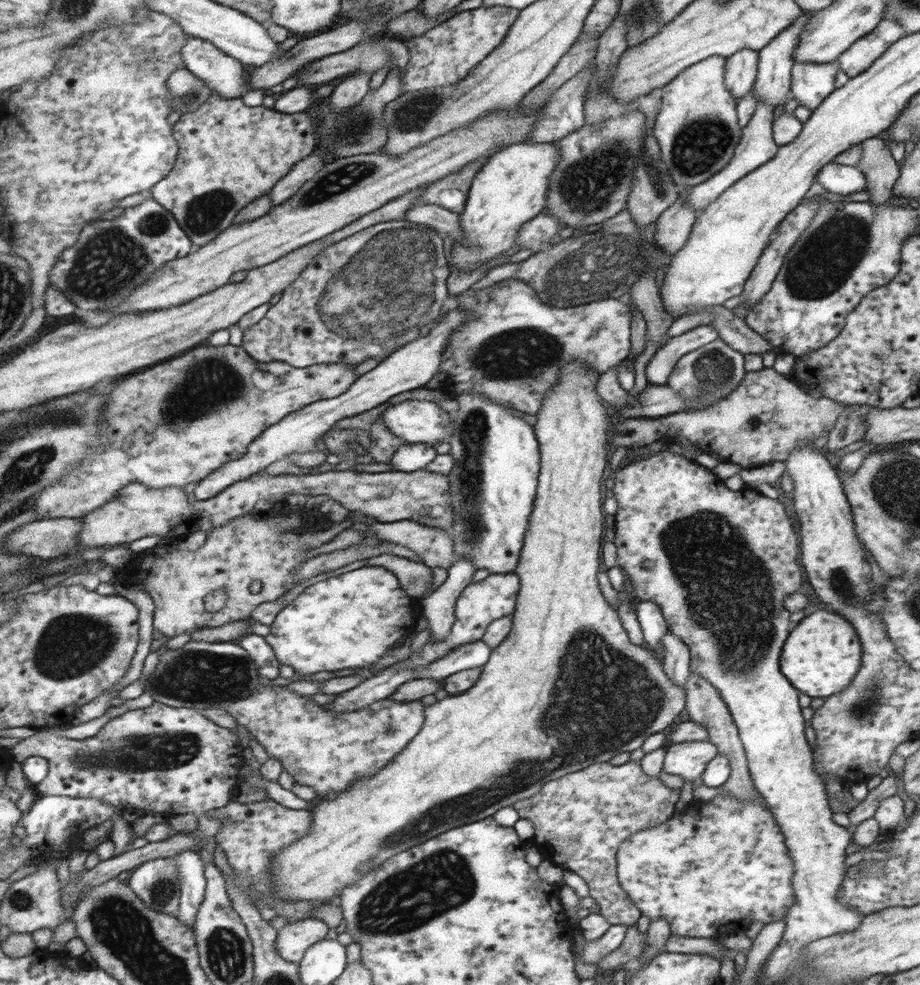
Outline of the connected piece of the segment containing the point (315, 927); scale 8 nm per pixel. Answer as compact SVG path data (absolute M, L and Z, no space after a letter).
M309 918L290 923L280 930L278 949L284 958L293 963L304 960L312 946L326 940L330 926L324 920Z

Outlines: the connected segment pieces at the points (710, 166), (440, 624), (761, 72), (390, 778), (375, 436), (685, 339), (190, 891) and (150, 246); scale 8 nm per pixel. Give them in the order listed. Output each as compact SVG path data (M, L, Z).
M711 56L661 88L664 98L653 133L662 148L662 160L679 189L699 185L726 168L742 140L738 100L727 87L726 72L727 58Z
M457 557L455 564L436 583L435 591L419 599L420 610L429 622L430 644L440 642L450 634L455 619L455 604L471 583L475 571L470 557Z
M803 11L802 16L788 28L788 30L784 30L784 32L780 33L778 37L776 37L766 48L759 50L760 59L758 63L758 72L756 81L753 87L753 94L756 96L757 104L760 102L764 102L766 106L770 104L772 106L772 110L779 106L780 104L784 104L789 99L789 94L791 92L791 68L793 67L793 54L796 50L796 47L799 43L799 38L801 32L803 32L805 24L809 22L809 18L811 17L813 12Z
M572 362L562 370L559 384L550 390L542 408L535 414L535 434L540 434L539 446L544 446L544 478L540 478L540 502L536 502L536 522L532 522L532 530L528 530L528 546L524 546L524 562L520 562L520 570L515 574L519 577L520 590L514 618L514 626L507 639L491 650L488 662L483 666L479 679L472 688L464 694L449 696L444 700L436 700L435 704L424 708L425 721L419 733L409 742L392 762L384 766L384 770L372 778L357 780L348 792L336 797L318 798L313 812L315 819L313 829L302 840L281 850L276 856L271 868L273 872L273 893L287 901L330 901L340 898L354 882L384 864L395 854L412 849L414 846L428 841L430 838L446 833L447 830L459 826L470 825L471 822L482 821L491 817L500 808L514 805L515 802L533 798L544 784L566 776L567 773L578 772L597 762L608 762L620 752L632 752L641 748L642 743L672 724L687 707L687 692L683 686L677 685L666 673L663 661L646 645L637 645L630 641L628 630L624 628L622 619L612 606L605 600L599 588L597 574L600 571L600 550L602 550L602 532L604 532L604 516L602 516L602 476L608 464L608 432L610 432L610 414L606 401L596 392L599 374L586 368L582 362Z
M383 413L374 420L370 426L369 434L372 434L371 447L366 451L372 457L373 462L388 463L394 453L403 445L404 440L395 435L383 421Z
M702 325L669 339L660 347L646 366L649 384L664 385L672 369L685 354L718 339L719 332L712 325Z
M187 848L175 856L175 862L179 866L179 879L183 886L182 904L176 916L194 929L207 895L206 863L197 849Z
M155 198L146 199L135 207L128 207L116 220L94 222L84 230L84 238L63 252L51 274L51 285L57 286L80 308L81 313L88 310L107 310L122 304L134 291L147 283L162 266L192 254L195 242L186 228L180 226L175 214L160 204Z

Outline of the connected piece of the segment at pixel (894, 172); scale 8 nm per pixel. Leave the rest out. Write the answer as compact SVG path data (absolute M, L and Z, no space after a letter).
M879 136L863 140L860 144L864 152L856 165L867 177L866 190L869 192L869 201L880 206L893 200L892 189L901 169L891 152L884 148L884 143Z

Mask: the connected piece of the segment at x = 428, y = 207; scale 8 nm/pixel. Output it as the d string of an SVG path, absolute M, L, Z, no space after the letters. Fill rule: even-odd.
M417 204L414 208L408 209L405 214L408 222L413 225L423 225L440 231L440 235L447 236L456 241L463 236L460 230L460 215L438 204Z

